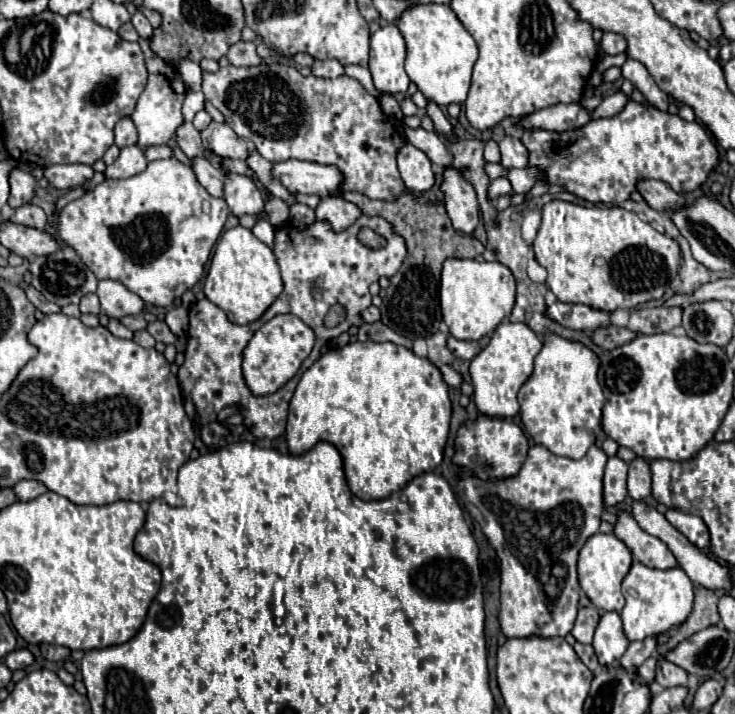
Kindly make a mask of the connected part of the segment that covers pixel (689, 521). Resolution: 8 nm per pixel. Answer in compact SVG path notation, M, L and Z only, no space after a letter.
M667 510L665 518L669 520L669 524L673 528L677 528L695 548L705 550L709 546L709 530L705 526L705 522L699 516L687 514L687 512L679 512L679 510Z

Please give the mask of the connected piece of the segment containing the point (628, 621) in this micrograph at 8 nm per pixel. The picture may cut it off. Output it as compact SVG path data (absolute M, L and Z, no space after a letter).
M633 562L629 574L623 580L623 596L627 604L621 612L621 620L629 642L661 636L673 626L683 624L693 610L693 582L681 568L655 570L647 568L641 562Z

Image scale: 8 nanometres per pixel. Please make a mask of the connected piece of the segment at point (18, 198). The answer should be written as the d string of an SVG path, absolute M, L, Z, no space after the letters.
M13 170L9 176L9 184L11 184L11 194L9 194L9 206L11 208L19 208L23 204L29 204L29 200L33 198L35 192L35 184L37 178L31 172L25 170Z

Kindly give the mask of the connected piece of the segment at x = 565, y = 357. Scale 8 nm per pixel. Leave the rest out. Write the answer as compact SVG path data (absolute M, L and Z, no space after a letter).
M547 334L543 342L543 350L535 358L535 372L519 390L521 420L535 444L549 448L555 456L579 460L601 432L605 398L597 382L599 358L587 346L557 334Z

